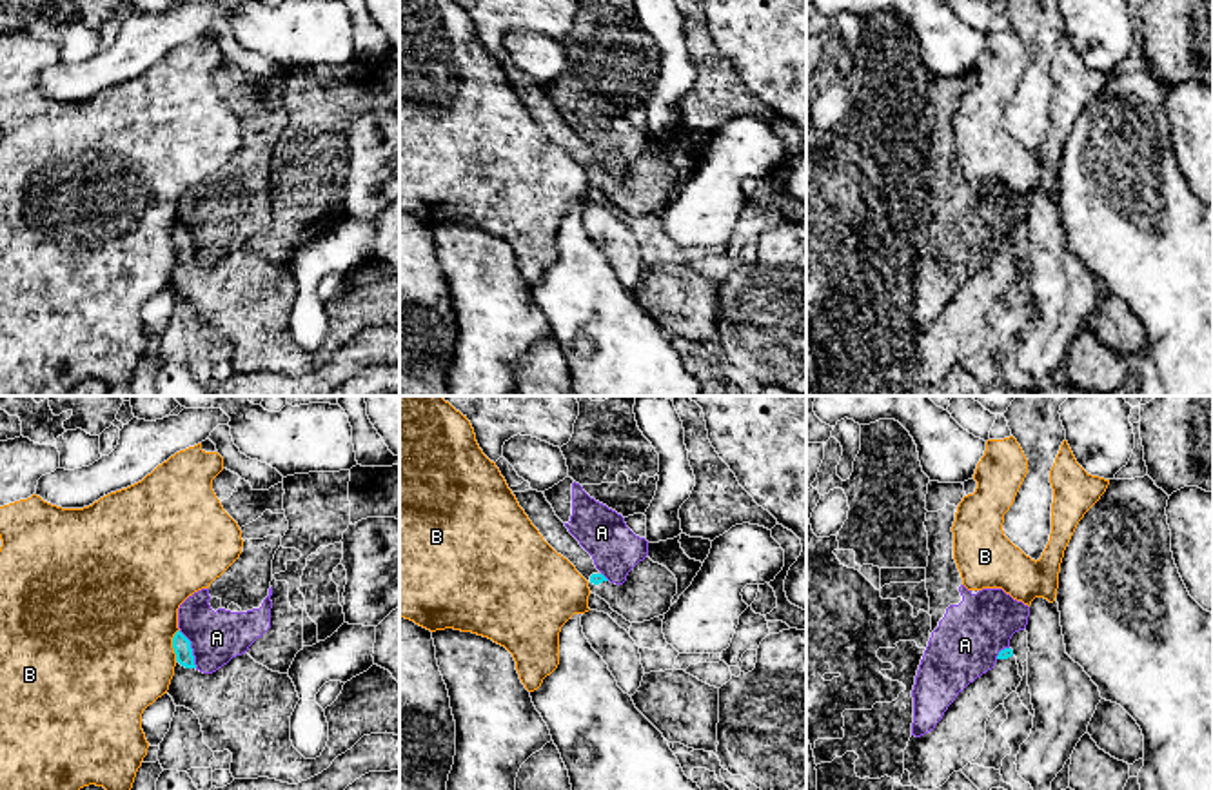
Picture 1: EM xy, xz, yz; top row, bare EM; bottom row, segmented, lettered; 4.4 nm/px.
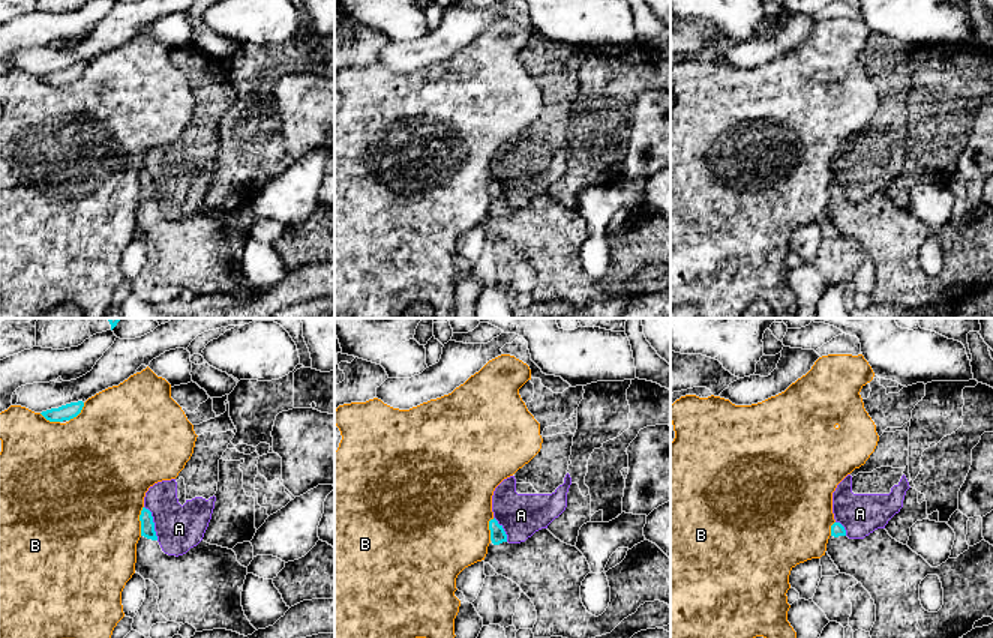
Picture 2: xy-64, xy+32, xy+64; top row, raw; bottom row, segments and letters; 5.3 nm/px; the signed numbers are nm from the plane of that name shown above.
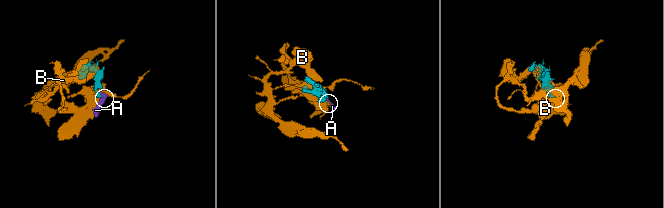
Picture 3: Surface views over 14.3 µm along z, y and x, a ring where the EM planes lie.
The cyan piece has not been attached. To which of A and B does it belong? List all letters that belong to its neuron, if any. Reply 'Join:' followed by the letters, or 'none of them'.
Join: none of them

